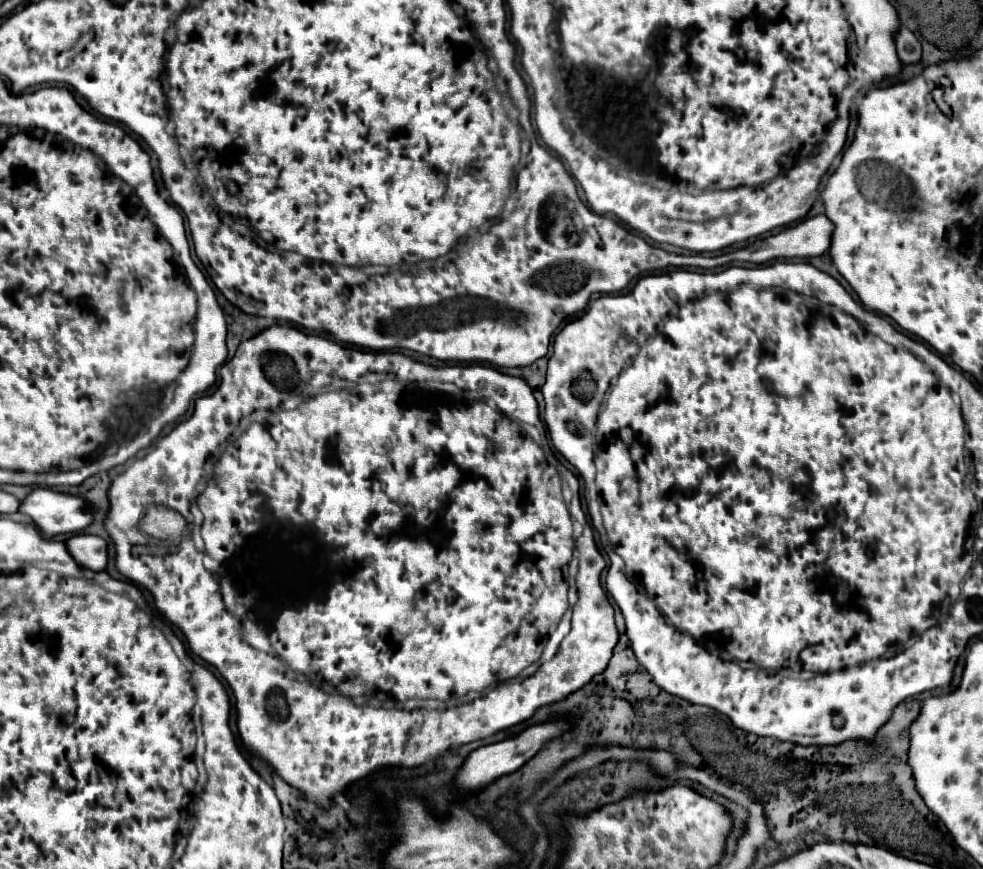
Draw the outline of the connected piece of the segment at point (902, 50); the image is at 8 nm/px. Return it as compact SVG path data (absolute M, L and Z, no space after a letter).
M901 25L899 31L895 33L895 45L897 55L903 63L917 63L921 59L921 43L905 25Z

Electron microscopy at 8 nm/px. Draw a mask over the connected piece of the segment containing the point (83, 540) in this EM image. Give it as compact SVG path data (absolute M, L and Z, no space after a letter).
M75 535L67 541L67 547L81 567L91 571L103 571L107 567L107 541L97 535Z

